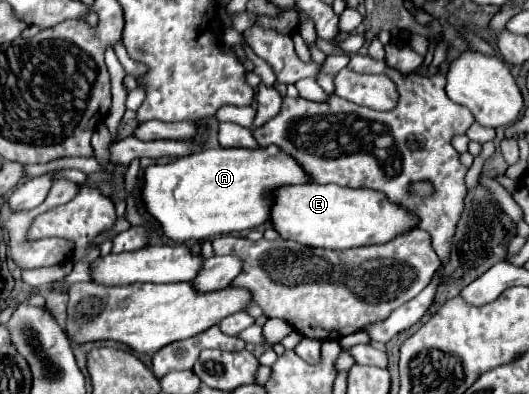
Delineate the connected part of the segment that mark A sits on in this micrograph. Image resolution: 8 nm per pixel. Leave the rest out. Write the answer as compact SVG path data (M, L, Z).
M277 146L257 148L257 150L207 148L191 156L175 158L165 166L159 164L147 166L141 182L141 200L145 210L159 222L163 236L169 238L171 242L205 240L211 236L223 236L223 234L257 228L259 224L269 220L271 202L265 198L265 192L285 184L303 184L303 182L309 182L307 176L303 174L303 168L293 158L287 158L287 154L283 154Z

